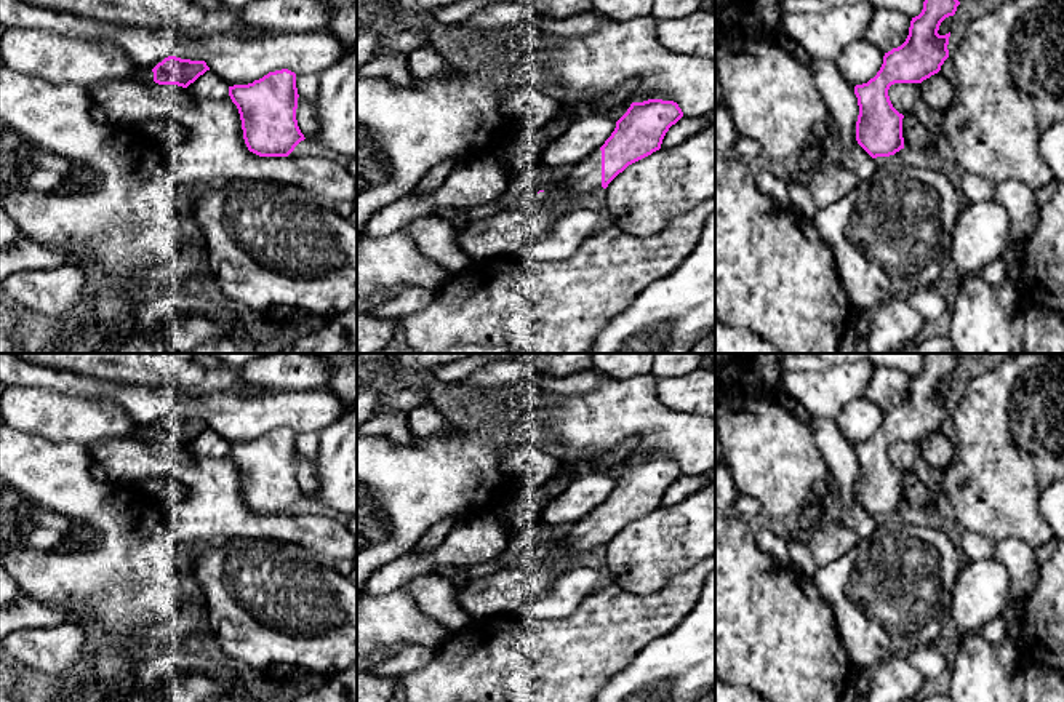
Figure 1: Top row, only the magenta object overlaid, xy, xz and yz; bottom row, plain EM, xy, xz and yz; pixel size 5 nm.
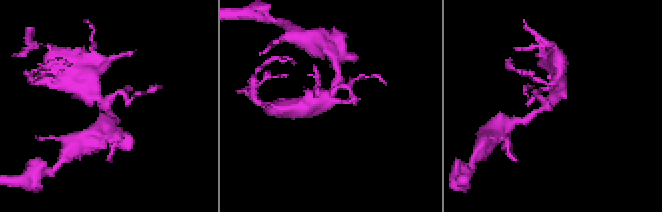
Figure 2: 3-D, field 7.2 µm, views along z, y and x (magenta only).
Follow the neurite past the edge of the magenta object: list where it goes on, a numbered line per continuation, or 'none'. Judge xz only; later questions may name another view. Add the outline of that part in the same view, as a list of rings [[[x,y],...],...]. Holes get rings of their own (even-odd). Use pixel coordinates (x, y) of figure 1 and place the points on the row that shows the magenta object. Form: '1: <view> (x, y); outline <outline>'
1: xz (586, 175); outline [[[597,149],[594,154],[573,165],[570,174],[557,184],[568,192],[568,200],[576,200],[595,189],[603,189],[602,150]]]

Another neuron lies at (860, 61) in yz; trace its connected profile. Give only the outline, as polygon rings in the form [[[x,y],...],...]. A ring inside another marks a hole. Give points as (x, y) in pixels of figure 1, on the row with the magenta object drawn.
[[[867,38],[848,45],[835,61],[842,77],[851,86],[867,83],[877,75],[885,53]]]

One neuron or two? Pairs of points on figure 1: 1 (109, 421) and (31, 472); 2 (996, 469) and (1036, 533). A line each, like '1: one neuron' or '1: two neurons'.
1: two neurons
2: one neuron

